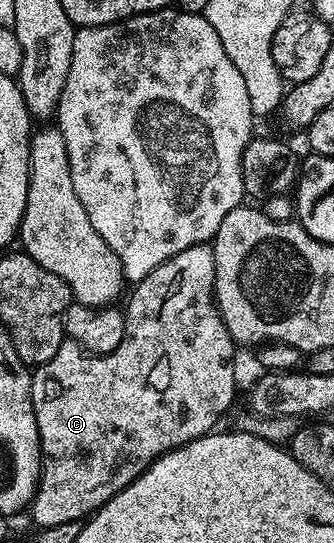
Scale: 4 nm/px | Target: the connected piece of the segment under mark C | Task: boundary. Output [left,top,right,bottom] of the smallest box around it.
[31,244,237,527]

